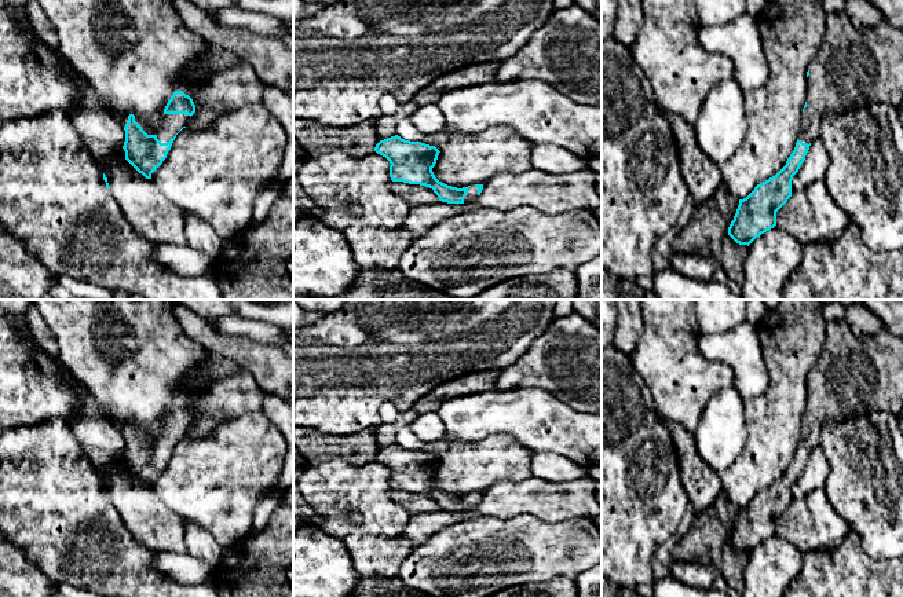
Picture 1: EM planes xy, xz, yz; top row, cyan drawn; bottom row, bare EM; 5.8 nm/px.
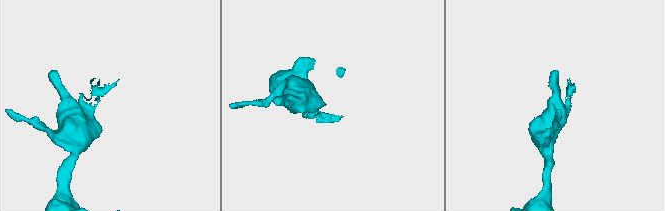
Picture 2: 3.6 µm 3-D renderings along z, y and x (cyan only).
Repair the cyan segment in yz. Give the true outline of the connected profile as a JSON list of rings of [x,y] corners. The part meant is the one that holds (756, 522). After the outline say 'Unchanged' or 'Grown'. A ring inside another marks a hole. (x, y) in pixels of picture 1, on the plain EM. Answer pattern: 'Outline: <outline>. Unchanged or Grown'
Outline: [[[845,319],[827,323],[825,348],[808,374],[808,404],[796,455],[786,473],[768,488],[757,492],[739,513],[728,535],[728,543],[739,553],[750,553],[776,534],[776,520],[792,505],[792,488],[798,480],[811,451],[819,446],[819,433],[827,422],[845,422],[873,413],[903,409],[903,337],[885,327],[874,336],[855,336]]]. Grown

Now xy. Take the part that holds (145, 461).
Outline: [[[179,396],[164,417],[162,432],[158,439],[151,443],[135,429],[135,424],[128,424],[124,435],[125,468],[146,487],[151,487],[151,481],[167,466],[168,459],[176,443],[186,436],[187,429],[195,421],[195,413],[187,403],[186,396]]]. Grown

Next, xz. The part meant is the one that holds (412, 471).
Outline: [[[395,443],[380,448],[374,459],[390,469],[392,490],[429,495],[442,510],[457,513],[474,510],[483,498],[483,492],[457,497],[439,490],[432,480],[440,461],[435,454],[405,448]]]. Grown

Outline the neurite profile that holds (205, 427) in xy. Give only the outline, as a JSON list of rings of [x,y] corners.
[[[204,415],[201,420],[194,421],[186,432],[186,436],[194,439],[204,439],[215,433],[216,428],[222,424],[216,415]]]

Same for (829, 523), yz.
[[[825,488],[809,492],[805,498],[792,499],[792,505],[776,520],[776,536],[794,545],[801,553],[822,549],[836,550],[847,536],[847,521],[827,502]]]

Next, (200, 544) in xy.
[[[190,520],[183,523],[187,553],[217,568],[223,552],[220,543],[198,524]]]

